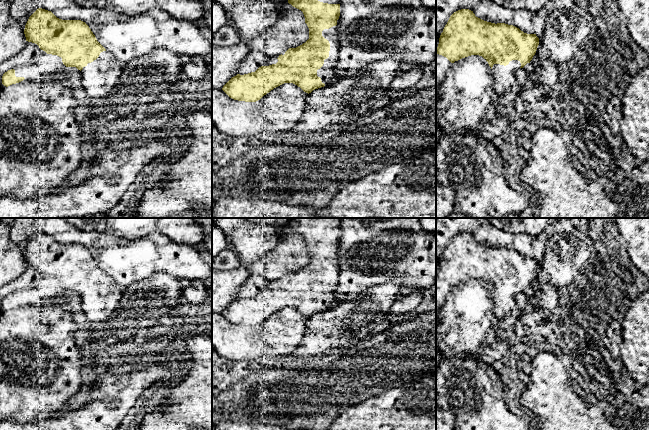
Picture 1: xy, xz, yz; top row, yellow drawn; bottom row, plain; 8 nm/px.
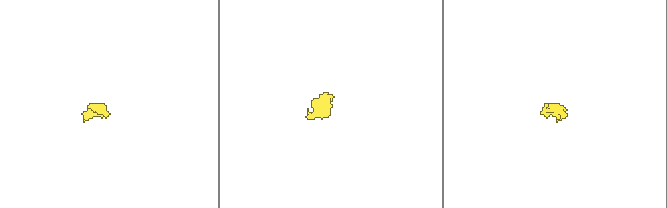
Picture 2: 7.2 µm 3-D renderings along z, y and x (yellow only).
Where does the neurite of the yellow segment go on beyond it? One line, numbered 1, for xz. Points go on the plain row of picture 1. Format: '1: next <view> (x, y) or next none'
1: next xz (326, 296)

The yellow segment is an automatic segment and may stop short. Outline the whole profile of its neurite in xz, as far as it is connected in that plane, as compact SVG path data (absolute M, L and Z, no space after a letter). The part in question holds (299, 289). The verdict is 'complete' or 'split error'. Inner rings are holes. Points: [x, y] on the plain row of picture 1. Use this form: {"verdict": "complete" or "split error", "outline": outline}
{"verdict": "split error", "outline": "M290 218L288 227L303 236L305 247L309 252L309 263L296 272L289 272L284 279L279 279L276 288L261 290L248 298L237 298L223 310L222 314L234 324L256 326L284 307L293 307L309 318L333 306L339 278L337 252L340 221L340 218Z"}

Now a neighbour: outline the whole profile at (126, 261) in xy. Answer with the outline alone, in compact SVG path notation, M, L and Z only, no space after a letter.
M38 218L37 227L39 232L51 235L59 243L85 246L97 265L122 289L159 272L170 274L182 282L206 281L211 275L210 265L204 261L200 247L176 243L161 233L153 232L130 240L110 233L82 231L63 218Z

